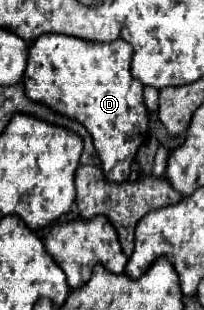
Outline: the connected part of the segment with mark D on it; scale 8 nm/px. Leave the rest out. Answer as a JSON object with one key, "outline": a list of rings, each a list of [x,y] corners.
{"outline":[[[41,35],[29,47],[27,69],[23,75],[25,95],[31,101],[47,105],[51,111],[79,121],[89,131],[89,135],[93,137],[97,157],[101,159],[101,169],[105,179],[117,183],[127,181],[135,153],[147,137],[147,123],[149,123],[147,107],[143,105],[143,85],[137,83],[129,73],[131,57],[133,57],[131,45],[123,39],[117,39],[113,43],[89,43],[67,35]]]}

